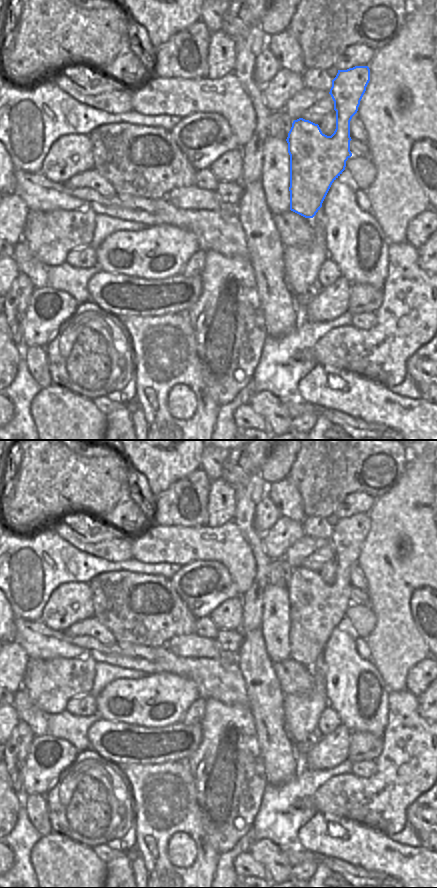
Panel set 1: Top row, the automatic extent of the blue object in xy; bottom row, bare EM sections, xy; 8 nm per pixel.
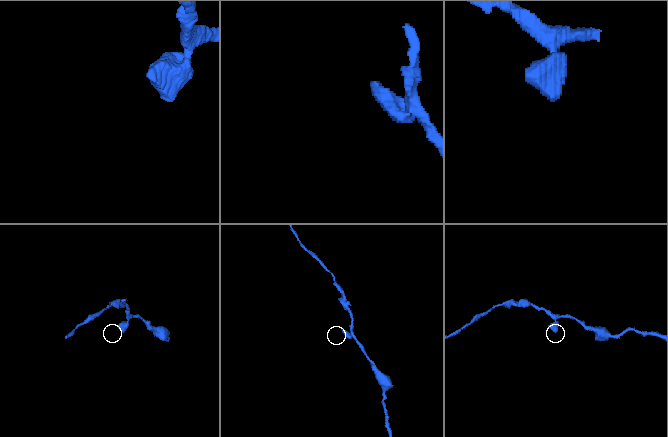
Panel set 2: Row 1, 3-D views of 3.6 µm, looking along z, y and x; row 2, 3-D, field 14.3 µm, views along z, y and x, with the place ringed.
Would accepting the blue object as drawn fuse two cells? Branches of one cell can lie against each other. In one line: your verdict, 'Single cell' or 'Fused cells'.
Single cell.

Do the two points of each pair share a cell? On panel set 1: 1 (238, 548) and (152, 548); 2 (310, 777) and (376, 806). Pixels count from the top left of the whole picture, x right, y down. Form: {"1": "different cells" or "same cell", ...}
{"1": "same cell", "2": "different cells"}

